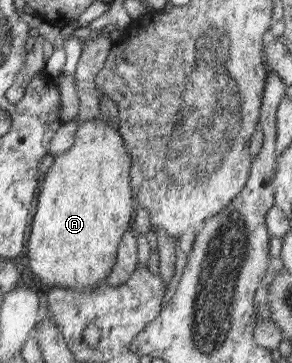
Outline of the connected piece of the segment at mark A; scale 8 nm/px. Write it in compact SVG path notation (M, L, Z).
M96 117L78 125L78 129L74 134L74 145L70 150L64 154L56 155L54 162L50 168L45 172L43 179L40 183L39 204L36 207L35 220L31 226L31 238L28 239L28 264L30 264L29 275L38 282L39 285L45 289L49 288L70 288L70 289L94 289L98 288L98 282L109 278L110 270L114 270L114 258L116 258L116 248L123 242L123 236L126 230L130 228L132 216L134 216L134 202L135 196L132 196L131 185L131 166L132 159L128 153L126 141L123 135L119 132L118 124L108 123L107 120Z

